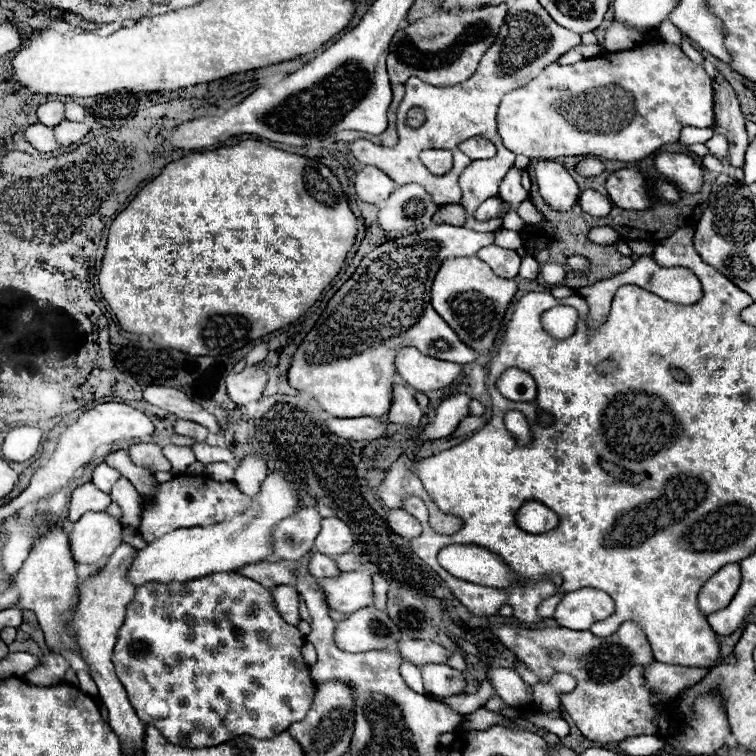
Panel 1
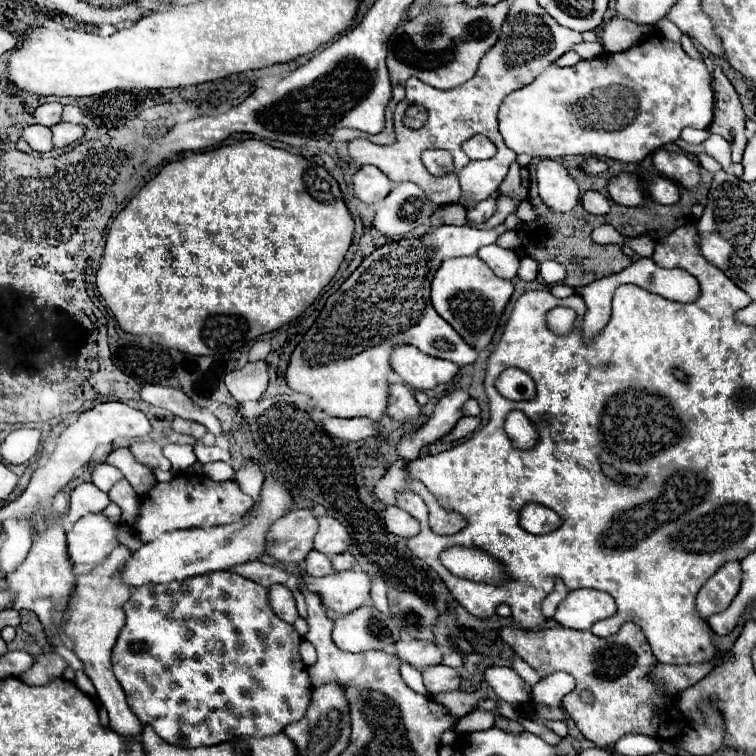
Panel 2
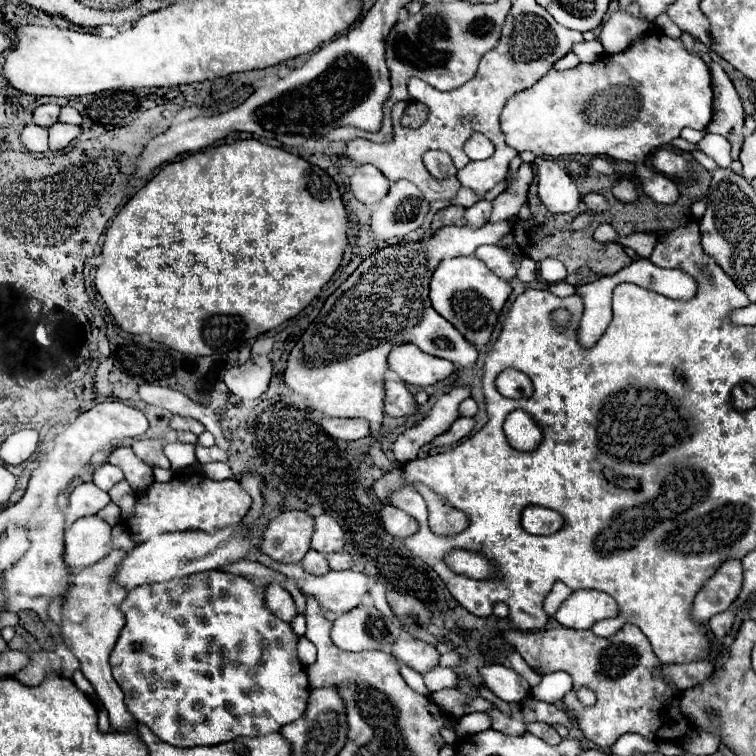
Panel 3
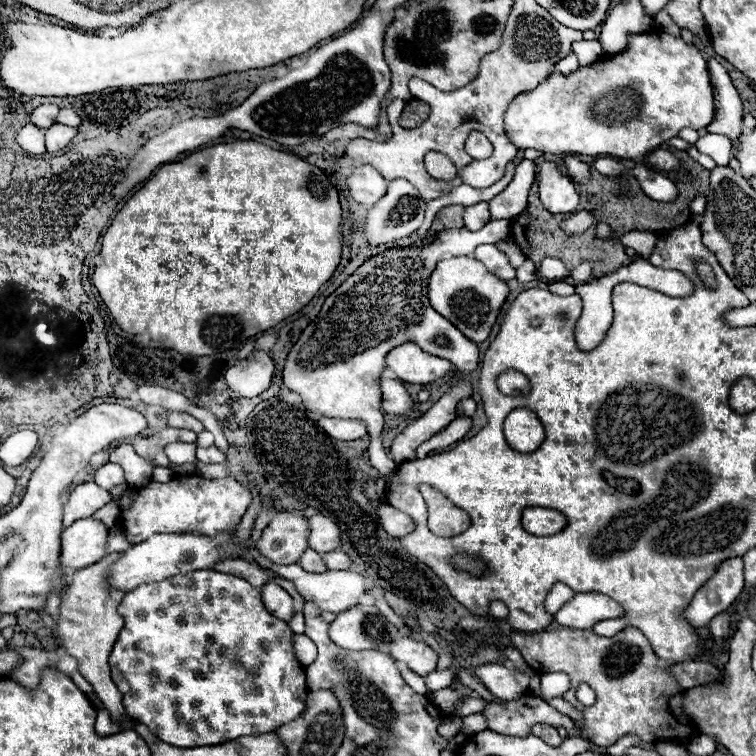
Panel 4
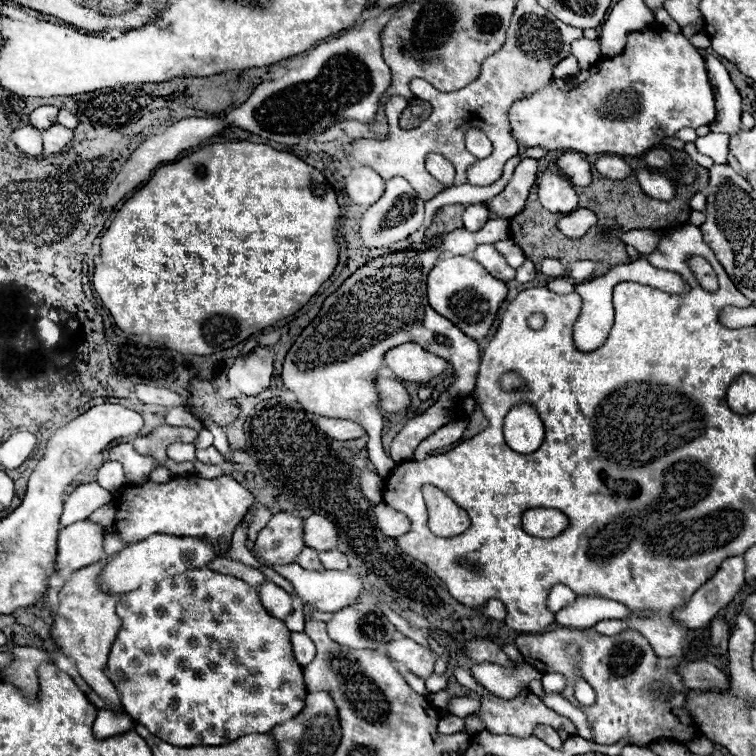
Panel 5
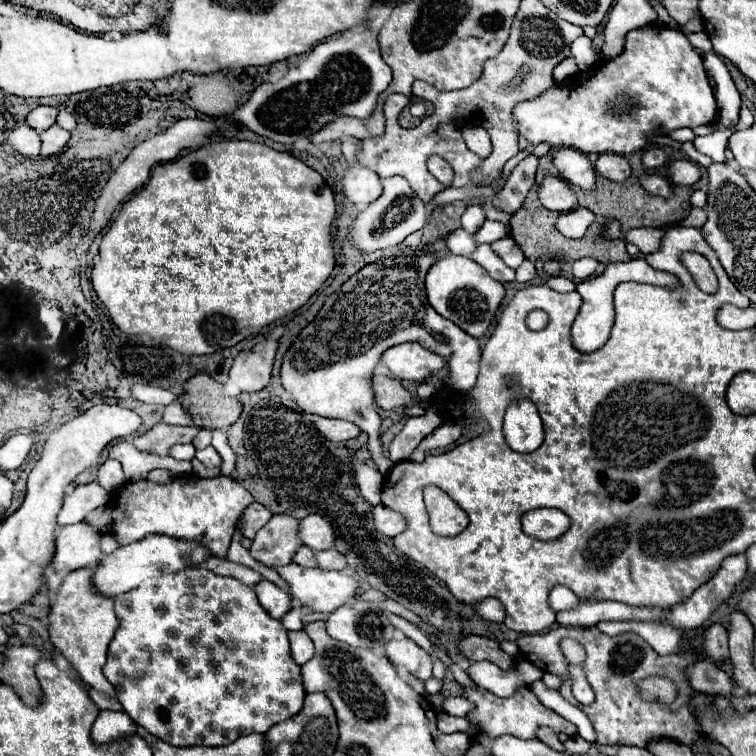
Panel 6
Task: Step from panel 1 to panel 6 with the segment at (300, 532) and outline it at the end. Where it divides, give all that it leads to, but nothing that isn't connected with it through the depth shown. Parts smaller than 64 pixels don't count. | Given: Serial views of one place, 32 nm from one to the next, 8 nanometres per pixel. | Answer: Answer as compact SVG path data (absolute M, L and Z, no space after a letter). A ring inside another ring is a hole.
M274 514L272 520L262 530L258 530L256 538L252 540L250 554L268 568L290 564L302 546L298 528L298 518L292 518L290 514Z

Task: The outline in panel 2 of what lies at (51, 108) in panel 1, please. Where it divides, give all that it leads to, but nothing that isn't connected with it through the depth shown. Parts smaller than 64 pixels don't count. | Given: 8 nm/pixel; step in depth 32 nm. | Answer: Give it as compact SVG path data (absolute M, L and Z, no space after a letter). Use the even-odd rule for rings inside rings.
M46 102L42 106L36 108L36 122L44 124L44 126L52 126L58 124L62 120L62 104L58 102Z

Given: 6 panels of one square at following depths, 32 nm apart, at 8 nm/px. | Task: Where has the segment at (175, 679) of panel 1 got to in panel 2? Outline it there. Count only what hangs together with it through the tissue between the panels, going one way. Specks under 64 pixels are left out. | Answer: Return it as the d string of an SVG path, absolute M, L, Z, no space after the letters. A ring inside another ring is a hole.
M210 572L204 576L194 576L188 580L176 580L168 584L144 584L134 588L130 600L124 604L124 612L126 612L126 624L120 630L118 642L112 652L114 674L122 684L128 704L138 716L138 720L142 724L150 724L166 742L182 748L196 748L196 746L216 746L236 736L264 738L264 736L280 734L288 724L302 720L306 716L310 696L312 696L312 684L308 678L308 666L302 662L298 654L302 636L294 630L294 626L286 624L276 616L268 600L268 590L260 588L260 584L252 584L252 580L244 576L236 576L232 572Z

